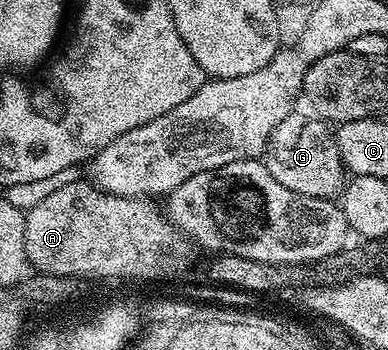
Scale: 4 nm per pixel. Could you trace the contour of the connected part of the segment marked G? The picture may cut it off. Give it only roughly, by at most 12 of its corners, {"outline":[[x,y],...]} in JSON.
{"outline":[[289,115],[266,146],[287,189],[330,199],[344,187],[335,132]]}

